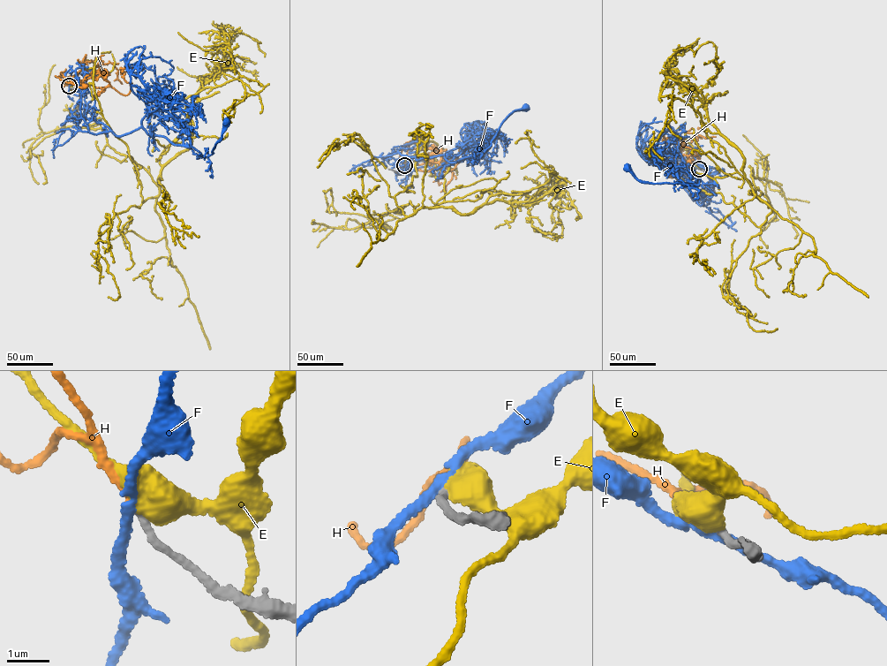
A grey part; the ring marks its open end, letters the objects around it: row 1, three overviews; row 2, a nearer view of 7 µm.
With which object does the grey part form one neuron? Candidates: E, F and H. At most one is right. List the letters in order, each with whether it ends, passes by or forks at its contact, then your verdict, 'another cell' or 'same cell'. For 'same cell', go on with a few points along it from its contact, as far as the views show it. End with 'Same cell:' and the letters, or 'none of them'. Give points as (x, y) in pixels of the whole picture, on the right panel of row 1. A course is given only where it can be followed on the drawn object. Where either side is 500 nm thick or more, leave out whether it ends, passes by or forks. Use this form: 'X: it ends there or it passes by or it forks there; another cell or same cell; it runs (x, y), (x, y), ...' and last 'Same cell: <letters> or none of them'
E: it passes by; another cell
F: it passes by; another cell
H: it ends there; same cell; it runs (699, 169), (695, 162), (696, 163), (692, 168), (679, 175), (672, 177), (669, 174)
Same cell: H

